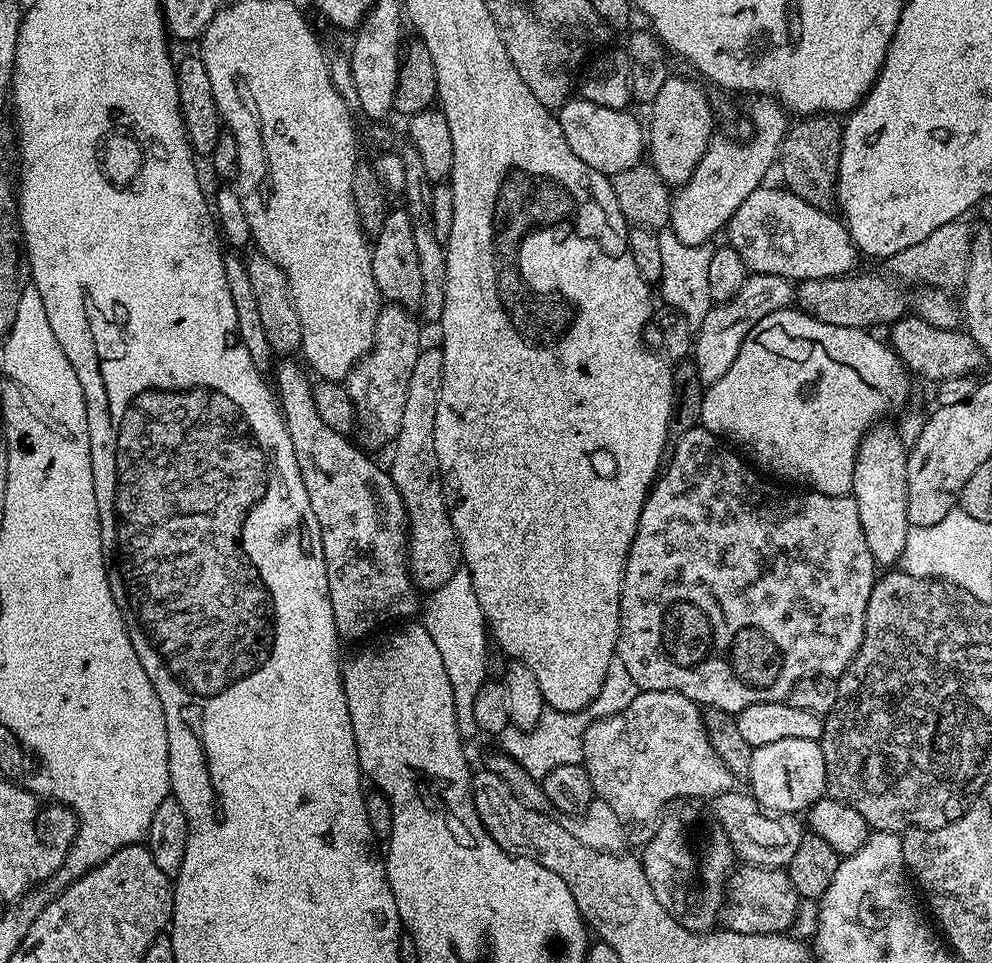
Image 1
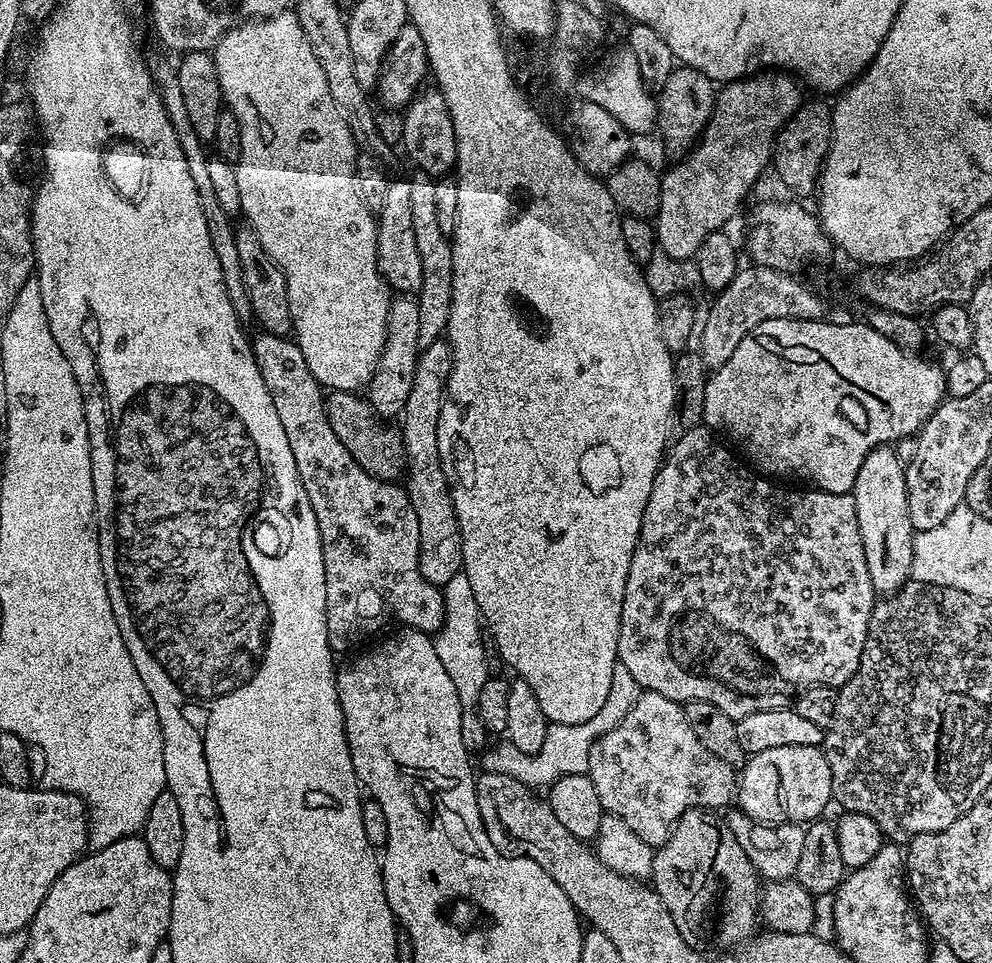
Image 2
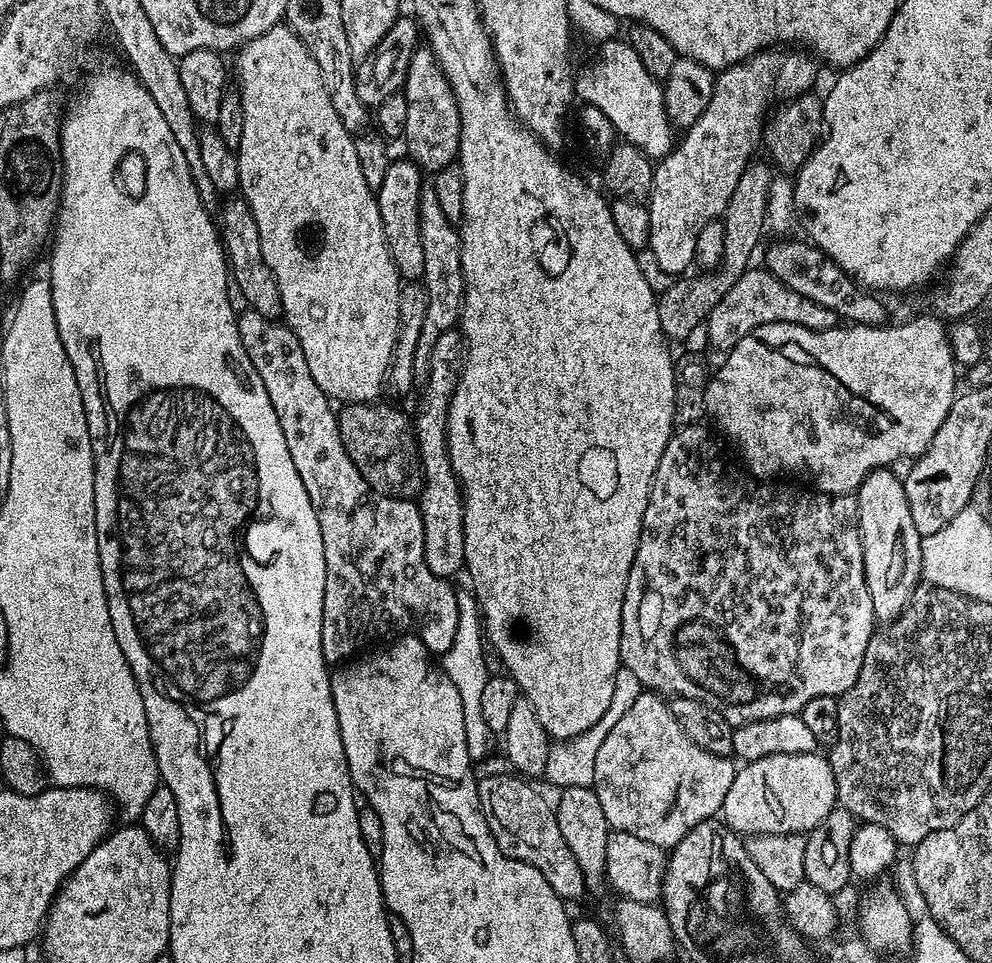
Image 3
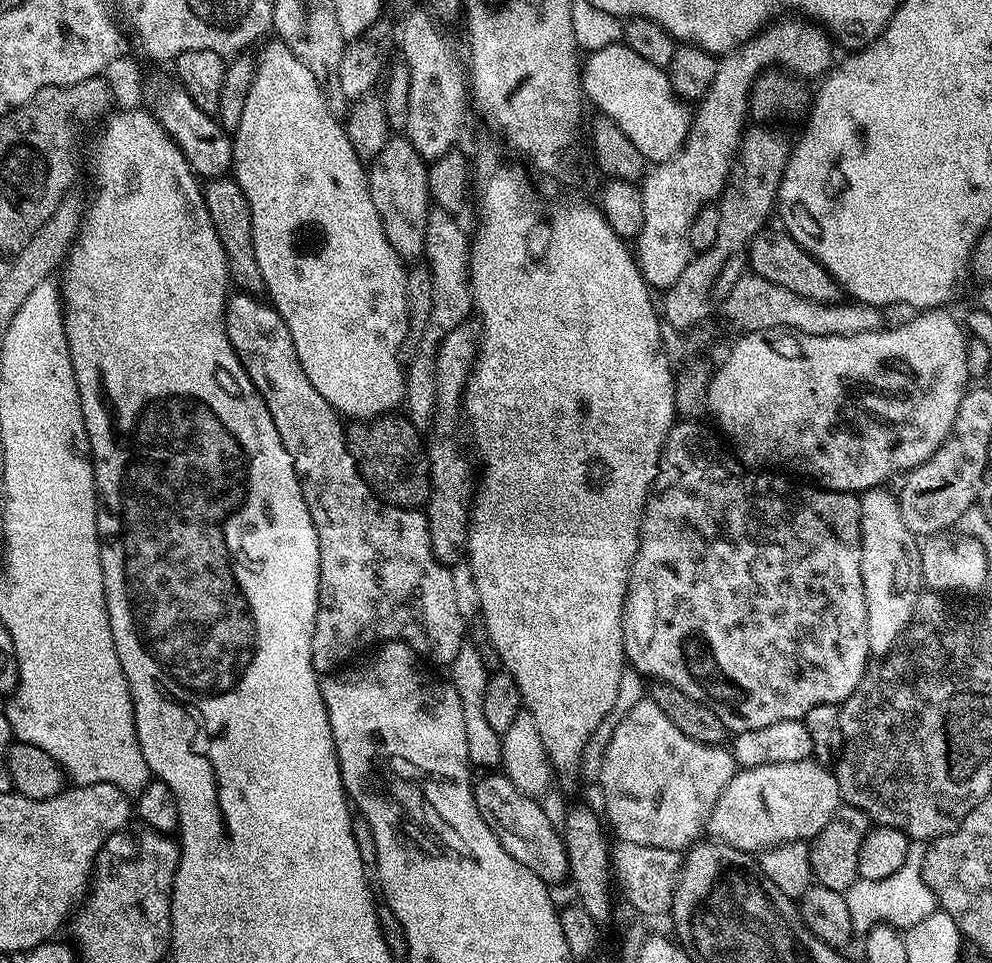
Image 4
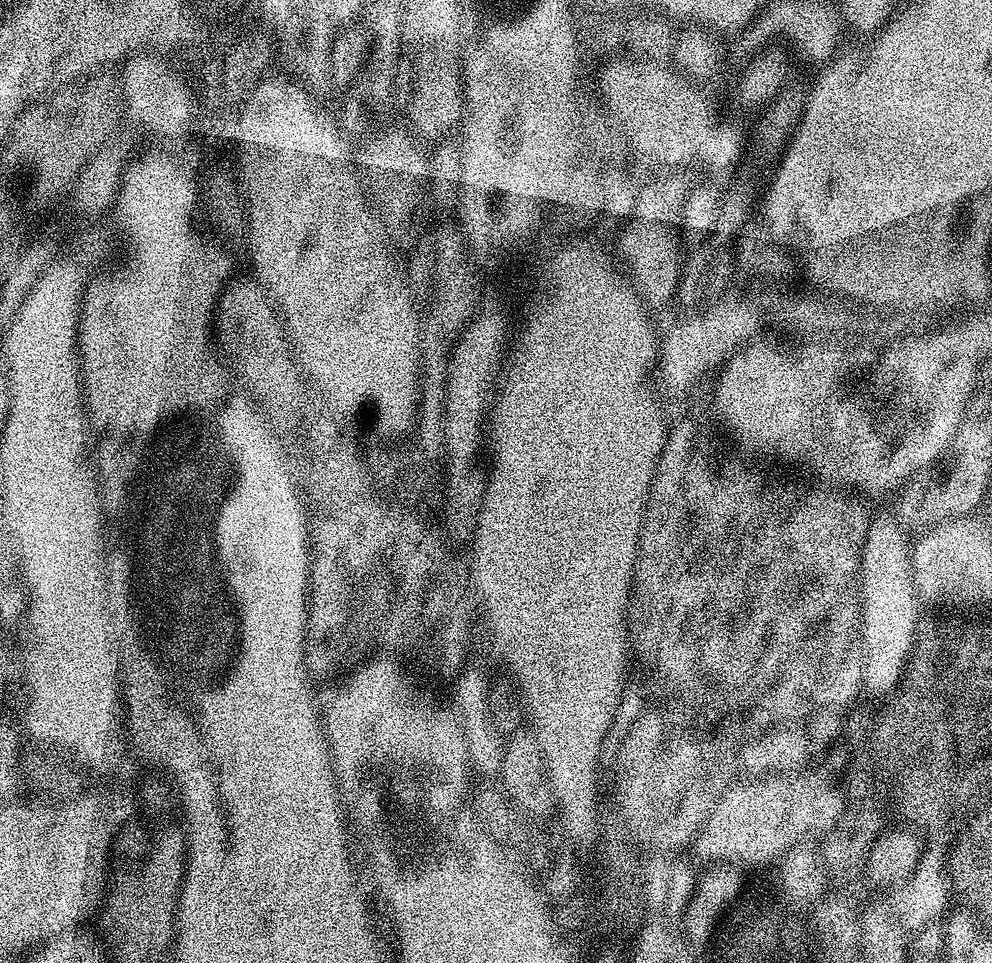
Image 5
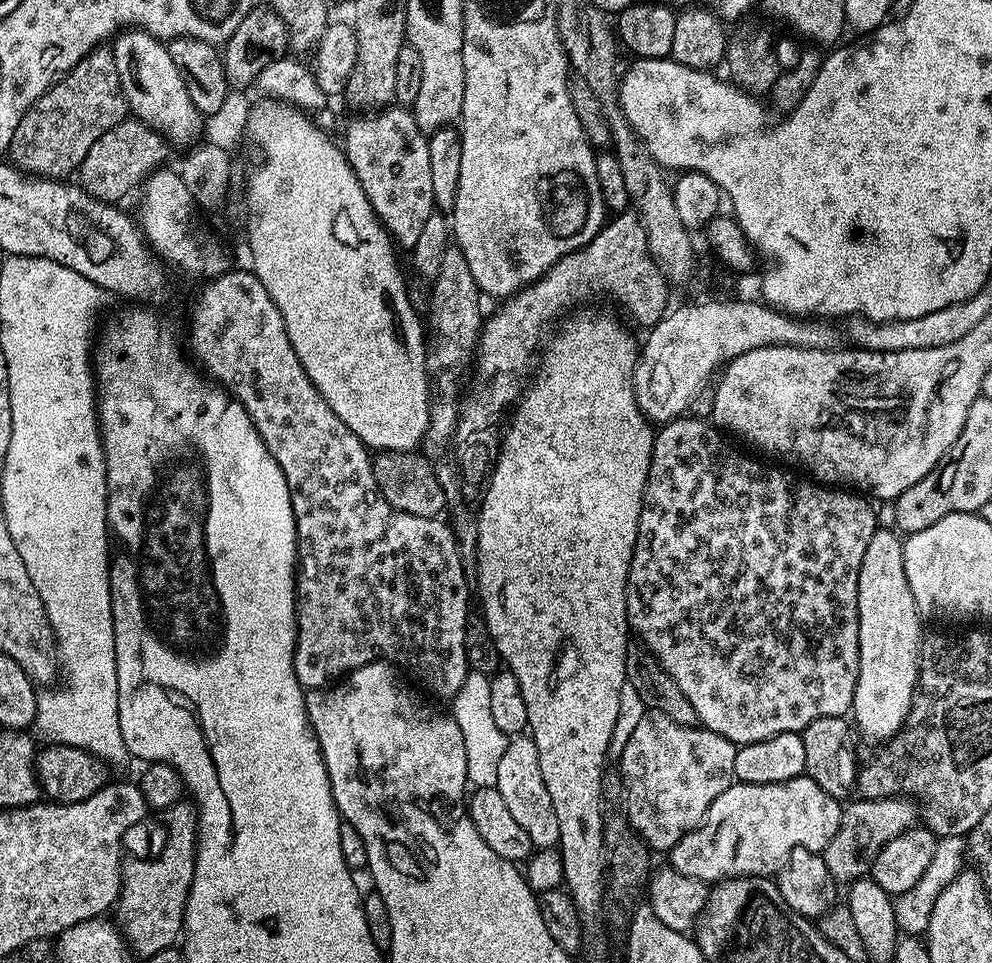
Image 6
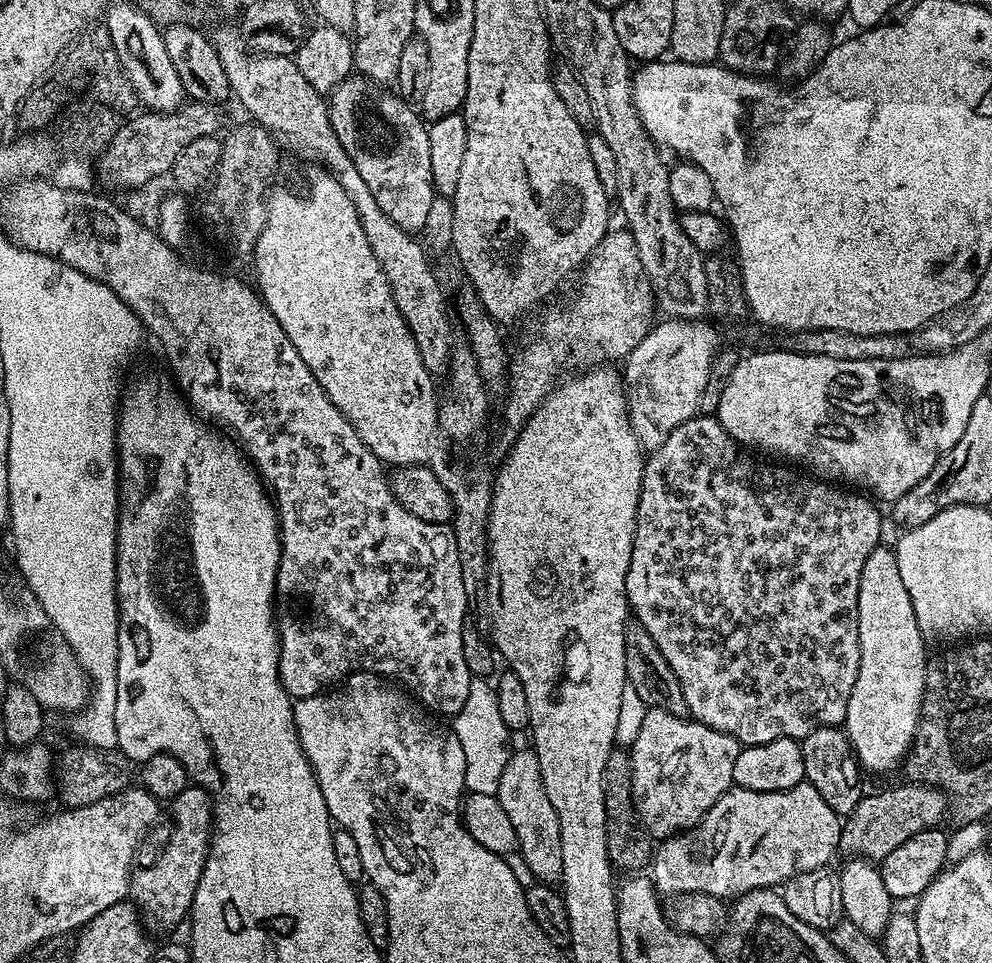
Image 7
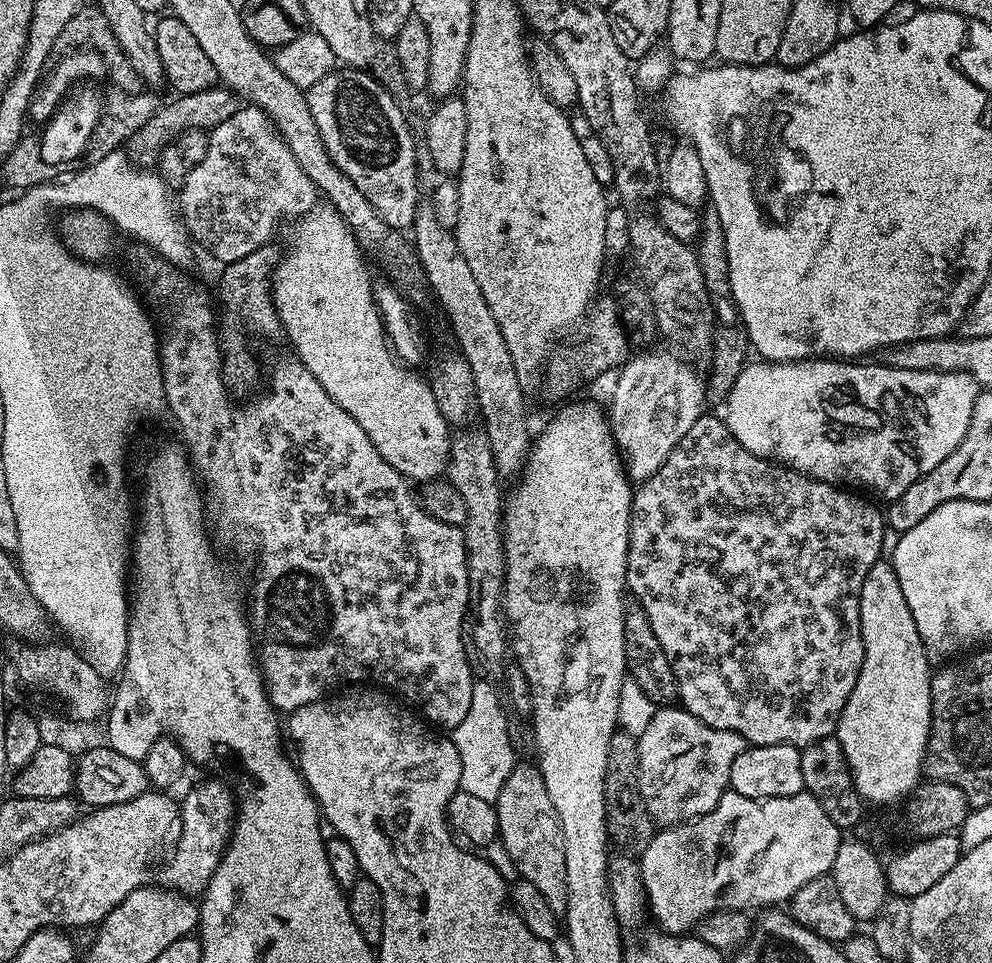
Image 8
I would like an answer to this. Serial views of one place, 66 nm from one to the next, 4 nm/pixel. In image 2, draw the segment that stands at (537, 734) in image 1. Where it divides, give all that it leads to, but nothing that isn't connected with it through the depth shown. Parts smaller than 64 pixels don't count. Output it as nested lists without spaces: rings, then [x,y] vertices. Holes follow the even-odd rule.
[[[617,662],[614,666],[614,674],[610,678],[610,694],[606,698],[606,706],[602,706],[602,710],[598,710],[598,714],[594,714],[594,718],[590,718],[587,722],[578,722],[578,726],[549,724],[546,738],[542,741],[542,750],[537,752],[523,752],[518,750],[518,746],[514,746],[507,738],[501,739],[501,744],[494,745],[495,743],[493,743],[479,753],[479,771],[490,774],[506,774],[533,790],[547,789],[548,785],[558,778],[566,778],[570,774],[585,774],[590,766],[590,750],[594,746],[594,742],[602,734],[614,730],[614,726],[618,726],[618,722],[622,722],[622,718],[626,718],[626,714],[630,714],[634,702],[638,702],[641,691],[640,684],[634,682],[630,670],[626,670],[626,666]]]

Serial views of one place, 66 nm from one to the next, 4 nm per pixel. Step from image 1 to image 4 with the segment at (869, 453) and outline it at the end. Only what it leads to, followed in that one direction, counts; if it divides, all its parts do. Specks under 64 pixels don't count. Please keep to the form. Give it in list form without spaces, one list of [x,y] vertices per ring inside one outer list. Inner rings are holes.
[[[874,487],[860,496],[860,549],[862,550],[862,586],[866,594],[866,634],[868,650],[873,657],[884,658],[896,647],[912,622],[916,597],[922,591],[920,574],[921,541],[906,526],[902,518],[900,501],[887,492],[887,487]]]

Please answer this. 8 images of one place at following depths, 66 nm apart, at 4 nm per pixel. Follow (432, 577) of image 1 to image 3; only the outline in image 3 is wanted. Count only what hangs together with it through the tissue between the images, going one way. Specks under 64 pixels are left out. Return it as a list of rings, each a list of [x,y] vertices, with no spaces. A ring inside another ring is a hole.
[[[456,328],[442,333],[438,342],[434,342],[434,350],[430,350],[430,374],[422,381],[424,393],[420,396],[420,405],[414,414],[414,427],[421,468],[424,471],[424,485],[418,495],[422,526],[424,527],[424,561],[434,574],[452,578],[456,571],[464,568],[464,499],[460,493],[460,483],[456,480],[454,470],[448,457],[448,411],[454,390],[460,381],[460,371],[464,369],[464,337]]]

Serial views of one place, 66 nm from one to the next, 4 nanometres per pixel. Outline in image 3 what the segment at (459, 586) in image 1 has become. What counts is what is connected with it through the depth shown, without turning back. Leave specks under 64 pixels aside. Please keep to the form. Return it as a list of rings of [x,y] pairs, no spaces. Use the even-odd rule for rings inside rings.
[[[460,590],[456,593],[456,602],[458,604],[458,628],[454,630],[454,642],[450,642],[450,648],[442,653],[442,667],[450,682],[454,682],[458,695],[462,698],[462,722],[466,722],[466,750],[470,754],[472,761],[485,760],[487,756],[493,755],[492,740],[494,733],[490,726],[482,718],[482,689],[486,687],[490,675],[488,669],[488,660],[484,657],[484,648],[486,652],[486,633],[482,627],[482,617],[477,605],[475,596],[471,591]]]

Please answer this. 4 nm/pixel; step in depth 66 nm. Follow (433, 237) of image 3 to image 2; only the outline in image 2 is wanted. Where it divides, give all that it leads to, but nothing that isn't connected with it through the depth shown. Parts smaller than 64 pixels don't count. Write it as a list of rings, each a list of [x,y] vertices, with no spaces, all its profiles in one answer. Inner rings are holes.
[[[419,170],[407,177],[410,186],[410,214],[414,221],[414,238],[418,245],[418,255],[422,258],[422,286],[415,297],[418,306],[418,342],[421,348],[441,339],[448,331],[452,287],[454,286],[454,258],[449,236],[442,234],[436,215],[434,186],[436,180]]]

